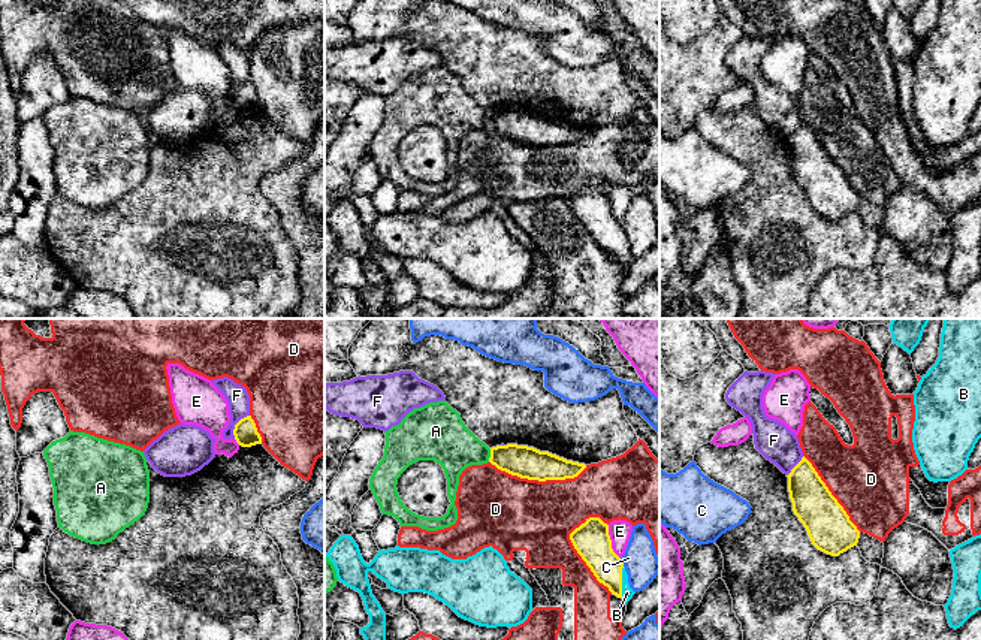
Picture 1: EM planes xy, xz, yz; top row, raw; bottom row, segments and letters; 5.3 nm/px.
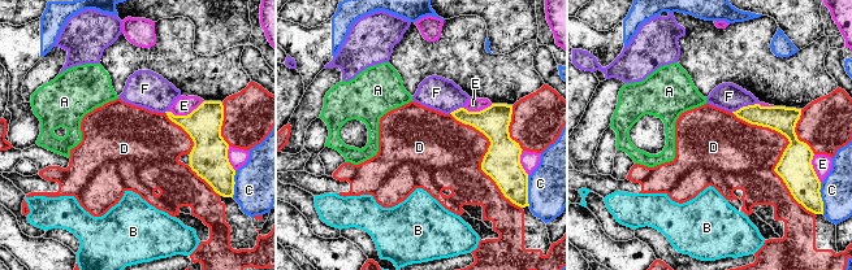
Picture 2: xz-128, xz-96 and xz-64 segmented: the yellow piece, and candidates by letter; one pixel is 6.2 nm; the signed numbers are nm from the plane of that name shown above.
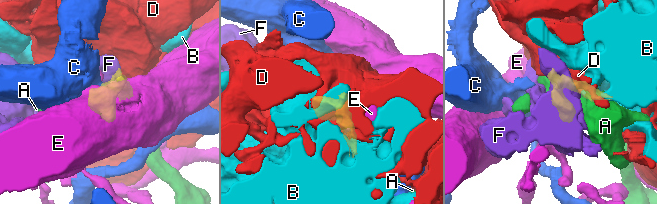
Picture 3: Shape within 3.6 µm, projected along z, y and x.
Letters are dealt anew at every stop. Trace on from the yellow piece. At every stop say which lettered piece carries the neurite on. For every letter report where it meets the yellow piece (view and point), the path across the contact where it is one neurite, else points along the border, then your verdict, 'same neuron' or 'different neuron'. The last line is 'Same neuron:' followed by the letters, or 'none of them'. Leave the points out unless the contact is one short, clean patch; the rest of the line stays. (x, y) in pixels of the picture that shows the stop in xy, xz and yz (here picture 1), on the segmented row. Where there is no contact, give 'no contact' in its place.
A: xz (491, 455) | along xz (491, 449), (488, 461) | different neuron
B: xz (621, 582) | across xz (594, 545), (598, 557), (621, 582), (627, 592) | same neuron
C: xz (621, 562) | along xz (619, 558), (624, 565) | different neuron
D: xz (579, 554) | different neuron
E: xz (610, 542) | different neuron
F: xy (235, 425) | different neuron
Same neuron: B

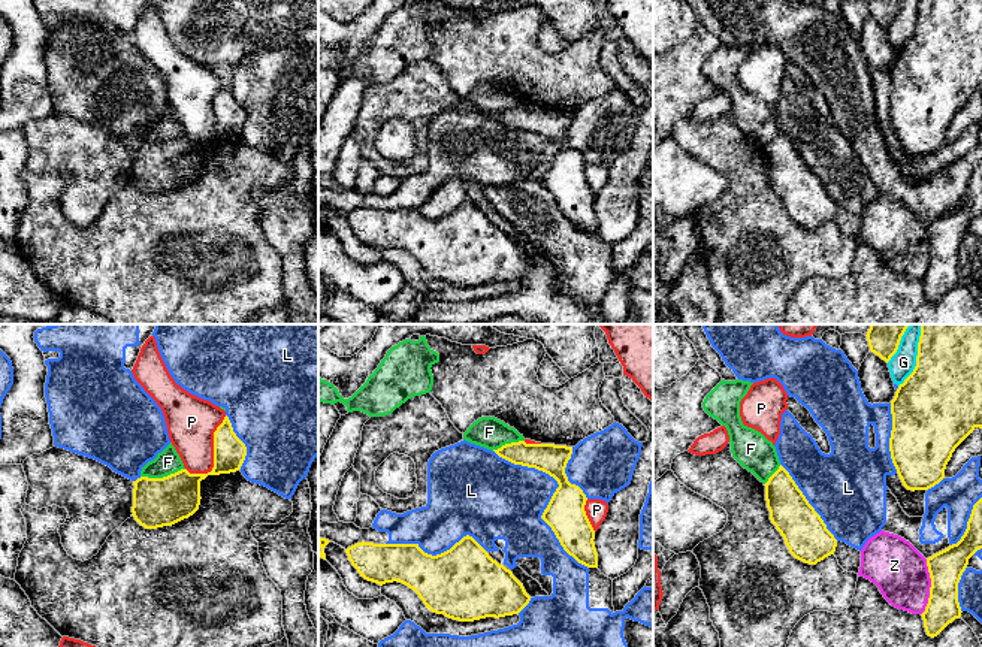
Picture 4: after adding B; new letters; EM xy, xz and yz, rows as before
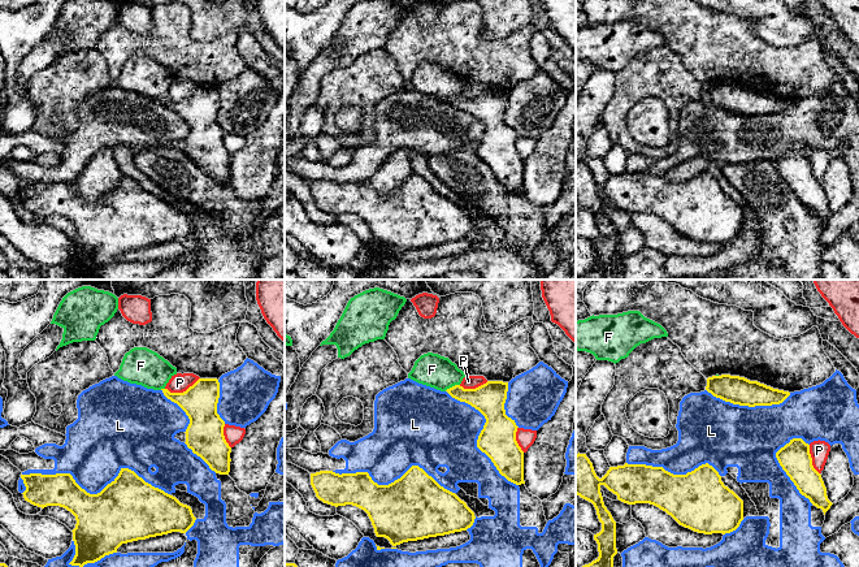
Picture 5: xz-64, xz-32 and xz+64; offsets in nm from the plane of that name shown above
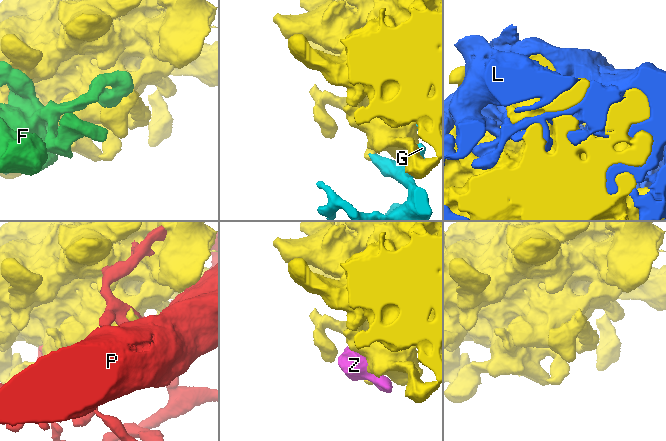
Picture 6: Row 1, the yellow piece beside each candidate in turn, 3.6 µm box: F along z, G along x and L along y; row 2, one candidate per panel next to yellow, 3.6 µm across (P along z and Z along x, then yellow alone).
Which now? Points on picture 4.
F: xy (163, 477) | different neuron
G: yz (916, 356) | different neuron
L: xz (552, 496) | different neuron
P: xy (214, 453) | different neuron
Z: yz (930, 587) | different neuron
Same neuron: none of them

